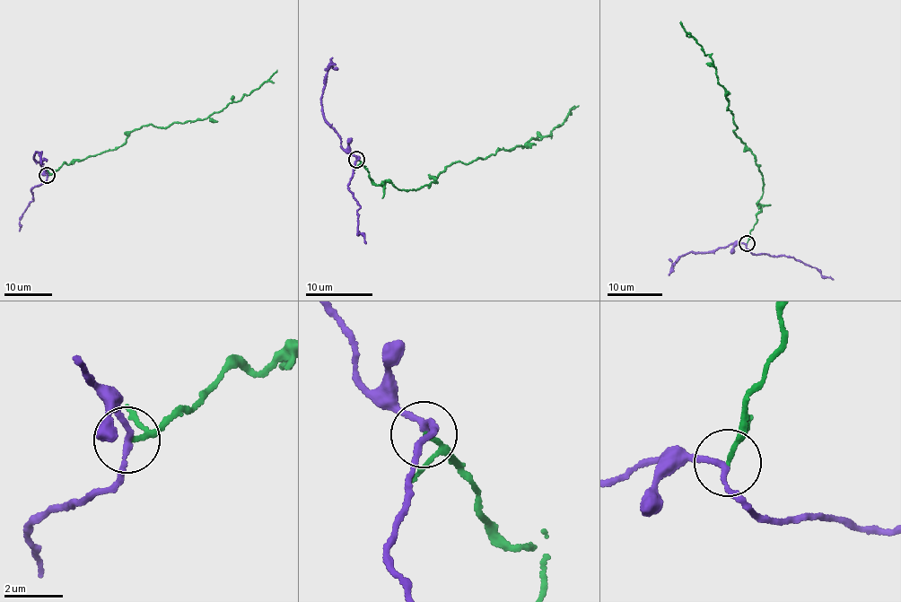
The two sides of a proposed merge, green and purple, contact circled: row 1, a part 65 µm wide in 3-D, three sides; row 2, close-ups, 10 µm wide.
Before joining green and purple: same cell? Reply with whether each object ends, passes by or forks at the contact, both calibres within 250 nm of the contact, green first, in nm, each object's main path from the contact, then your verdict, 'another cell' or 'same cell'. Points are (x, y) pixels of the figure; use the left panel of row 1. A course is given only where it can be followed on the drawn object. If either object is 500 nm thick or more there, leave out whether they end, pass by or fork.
green passes by; purple passes by; 100 nm thick on the green side, 180 nm on the other; green runs (48, 175), (65, 163), (115, 150), (138, 127), (205, 119), (249, 94), (277, 70); purple runs (48, 175), (43, 183), (30, 191), (33, 200), (22, 214), (20, 231); another cell

